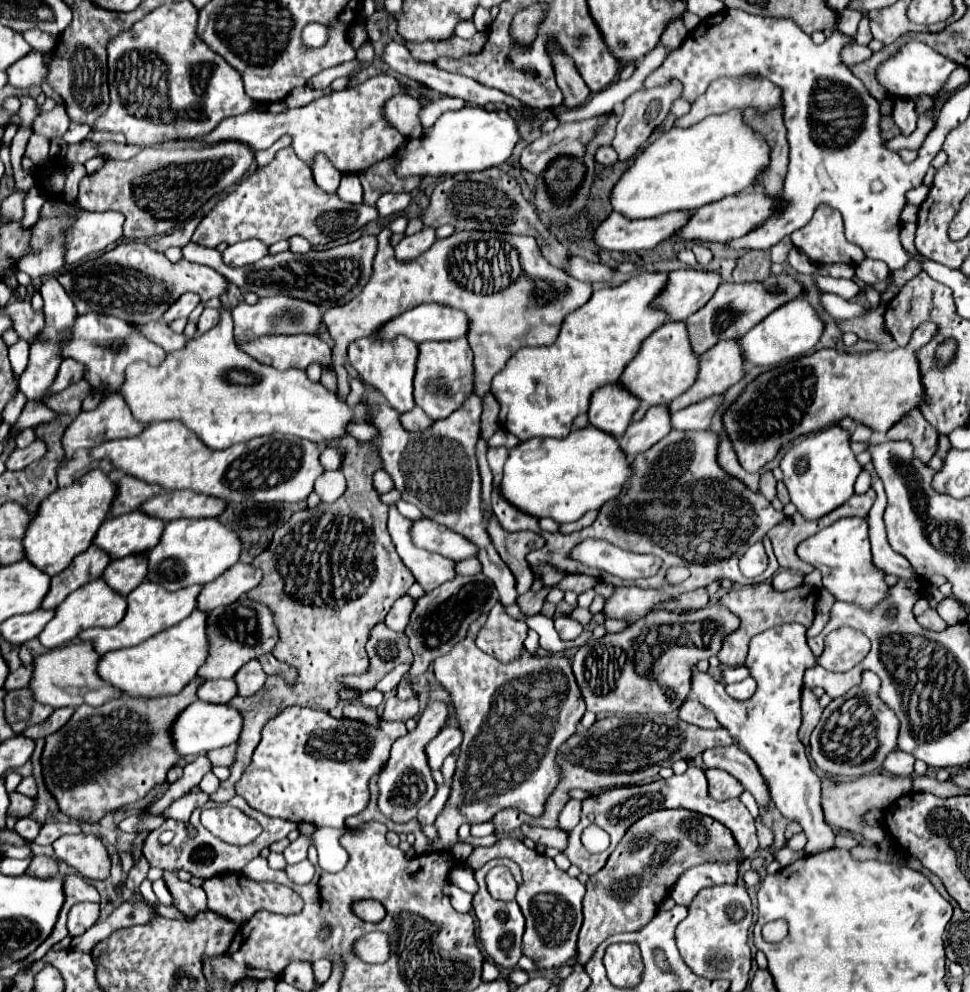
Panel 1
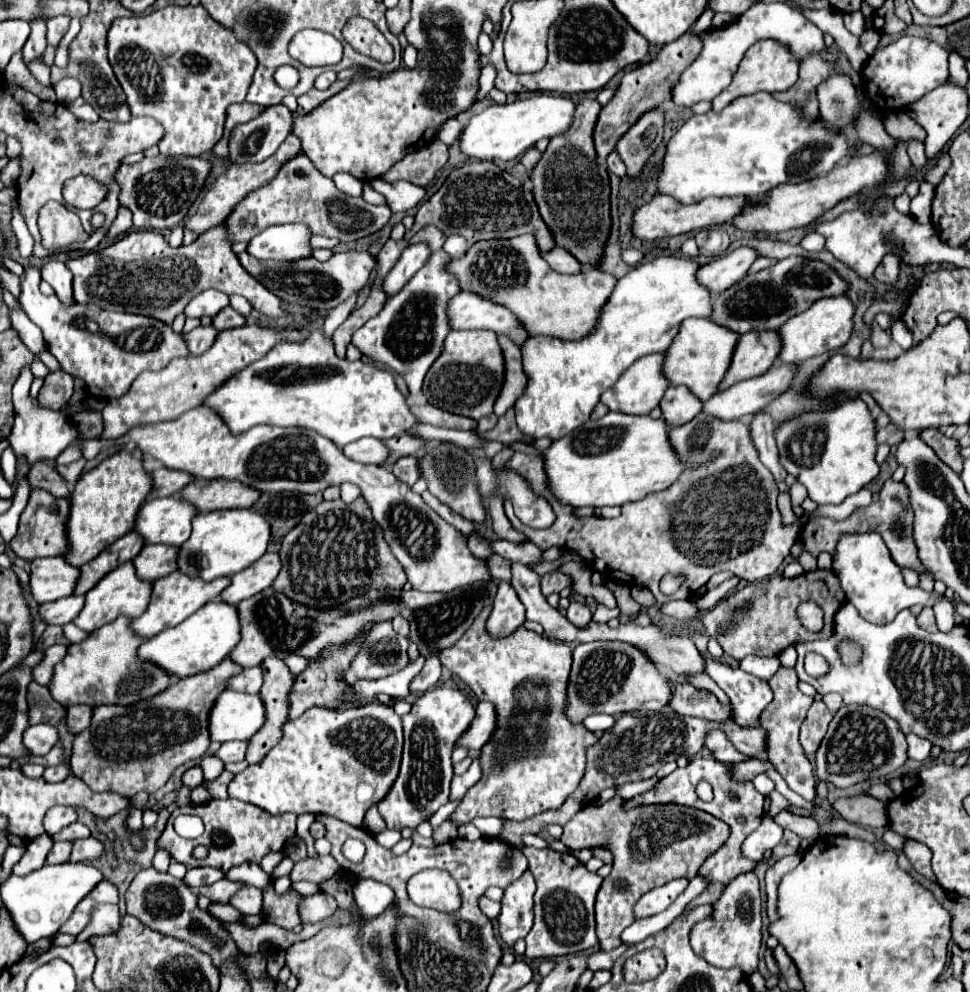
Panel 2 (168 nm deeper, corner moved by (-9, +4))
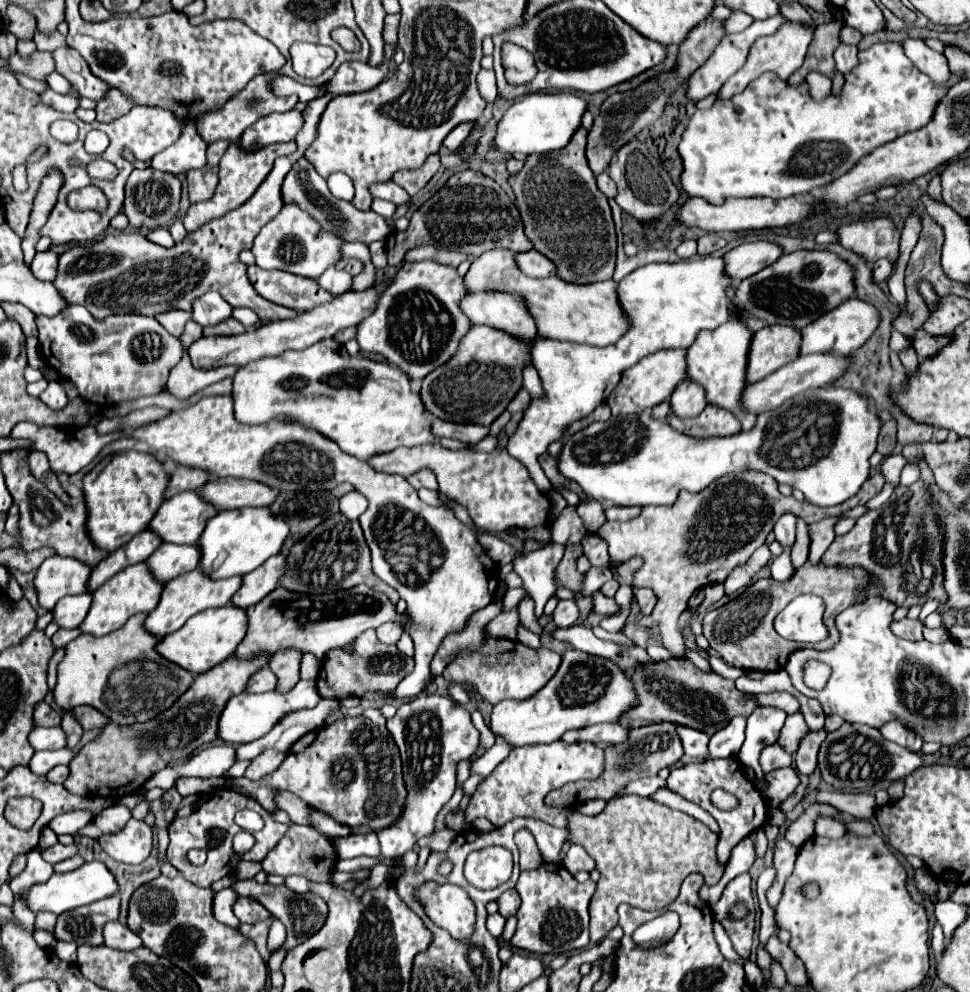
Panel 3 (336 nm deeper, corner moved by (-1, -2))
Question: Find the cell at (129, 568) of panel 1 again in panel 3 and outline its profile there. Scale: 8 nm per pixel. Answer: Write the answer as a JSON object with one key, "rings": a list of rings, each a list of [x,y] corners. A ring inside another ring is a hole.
{"rings":[[[164,542],[146,562],[160,582],[168,582],[198,566],[198,546]]]}

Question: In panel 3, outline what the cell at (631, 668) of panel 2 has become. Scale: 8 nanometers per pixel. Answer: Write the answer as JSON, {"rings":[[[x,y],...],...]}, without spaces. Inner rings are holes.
{"rings":[[[568,650],[552,680],[530,700],[502,700],[492,710],[492,732],[504,736],[512,746],[554,742],[566,730],[590,724],[614,722],[636,704],[630,678],[610,660],[586,652]]]}

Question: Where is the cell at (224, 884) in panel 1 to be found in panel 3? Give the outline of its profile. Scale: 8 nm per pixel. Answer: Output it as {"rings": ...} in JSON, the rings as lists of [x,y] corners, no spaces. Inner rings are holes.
{"rings":[[[238,898],[234,904],[234,914],[242,924],[254,924],[258,920],[270,918],[270,912],[266,912],[266,908],[262,904],[258,904],[256,900],[250,900],[250,898]]]}

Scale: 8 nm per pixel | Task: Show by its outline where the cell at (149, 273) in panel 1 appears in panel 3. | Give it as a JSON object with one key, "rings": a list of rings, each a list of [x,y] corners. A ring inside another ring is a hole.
{"rings":[[[298,152],[278,158],[266,182],[260,184],[258,192],[254,192],[242,208],[228,212],[218,220],[206,222],[204,228],[188,232],[188,236],[172,248],[152,244],[142,234],[122,232],[108,234],[92,246],[72,246],[58,258],[58,276],[54,278],[54,286],[68,304],[80,304],[100,320],[112,314],[154,316],[168,310],[190,312],[192,302],[210,290],[220,292],[222,298],[234,308],[252,308],[262,322],[298,316],[292,308],[284,308],[262,298],[246,276],[248,266],[238,258],[242,250],[252,248],[252,240],[260,229],[280,212],[284,204],[280,192],[282,182],[298,158]]]}

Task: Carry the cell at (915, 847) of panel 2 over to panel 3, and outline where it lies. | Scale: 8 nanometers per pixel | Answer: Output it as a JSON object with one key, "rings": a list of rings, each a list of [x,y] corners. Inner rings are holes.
{"rings":[[[916,870],[916,884],[918,884],[918,890],[926,892],[932,902],[936,900],[934,898],[936,896],[936,880],[934,880],[934,876],[926,874],[924,870]]]}

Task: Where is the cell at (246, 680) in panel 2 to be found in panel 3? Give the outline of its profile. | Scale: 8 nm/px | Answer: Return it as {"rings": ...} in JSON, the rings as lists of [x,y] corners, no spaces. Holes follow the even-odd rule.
{"rings":[[[262,668],[250,678],[246,692],[270,692],[276,688],[276,682],[278,678],[274,678],[274,672],[270,672],[270,668]]]}

